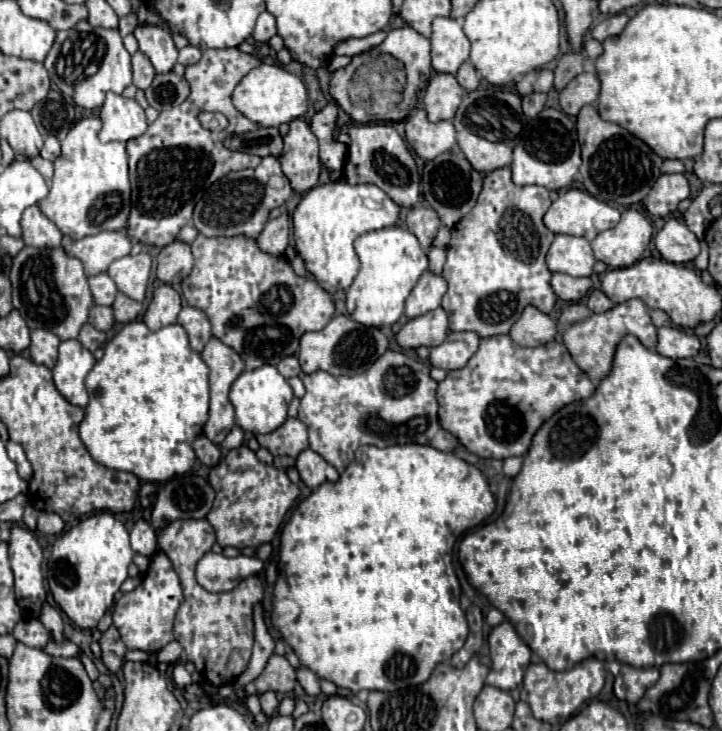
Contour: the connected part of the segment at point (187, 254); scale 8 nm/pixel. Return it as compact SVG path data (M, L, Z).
M176 240L160 250L156 276L164 284L174 284L184 280L190 274L192 266L194 266L194 258L192 258L190 246Z

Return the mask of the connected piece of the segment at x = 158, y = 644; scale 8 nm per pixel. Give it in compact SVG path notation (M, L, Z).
M156 552L150 560L150 568L146 576L142 578L140 586L128 594L122 594L122 598L116 602L114 608L114 624L122 634L124 644L130 650L144 650L144 652L158 652L168 642L174 640L172 626L174 626L174 614L178 606L182 604L182 584L176 576L170 558L164 552Z

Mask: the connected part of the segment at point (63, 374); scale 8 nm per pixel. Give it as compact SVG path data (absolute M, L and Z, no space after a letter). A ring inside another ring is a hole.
M64 340L58 346L58 362L52 370L58 392L74 406L84 408L88 404L88 392L84 378L94 366L94 356L78 340Z

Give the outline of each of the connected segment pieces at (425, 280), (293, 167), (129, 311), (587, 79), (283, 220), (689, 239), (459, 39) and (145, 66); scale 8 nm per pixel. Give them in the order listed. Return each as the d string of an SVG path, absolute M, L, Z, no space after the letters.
M428 270L420 276L418 284L412 288L410 296L406 298L406 308L404 308L404 314L408 318L416 318L416 316L422 316L430 310L436 310L440 306L440 300L446 292L446 284L444 284L444 278L442 276L434 276L430 274Z
M290 122L290 132L284 136L284 152L278 160L296 192L306 192L318 184L322 168L318 158L318 140L308 122Z
M118 294L114 304L112 304L112 310L114 310L114 318L118 322L126 324L126 322L132 322L132 320L138 318L138 314L142 312L142 304L124 296L124 294Z
M584 72L584 74L576 76L566 88L560 90L560 108L566 114L576 116L582 106L596 104L598 94L600 94L600 82L598 82L596 74Z
M282 212L280 218L270 220L260 238L256 238L258 248L270 256L282 256L288 246L288 214Z
M670 218L654 238L654 246L666 262L688 264L700 254L698 238L680 220Z
M436 18L432 22L432 68L436 72L454 74L462 62L468 60L470 42L462 26L452 18Z
M140 50L132 56L132 70L134 70L134 86L140 88L140 90L146 90L156 76L156 72L152 68L152 62Z

